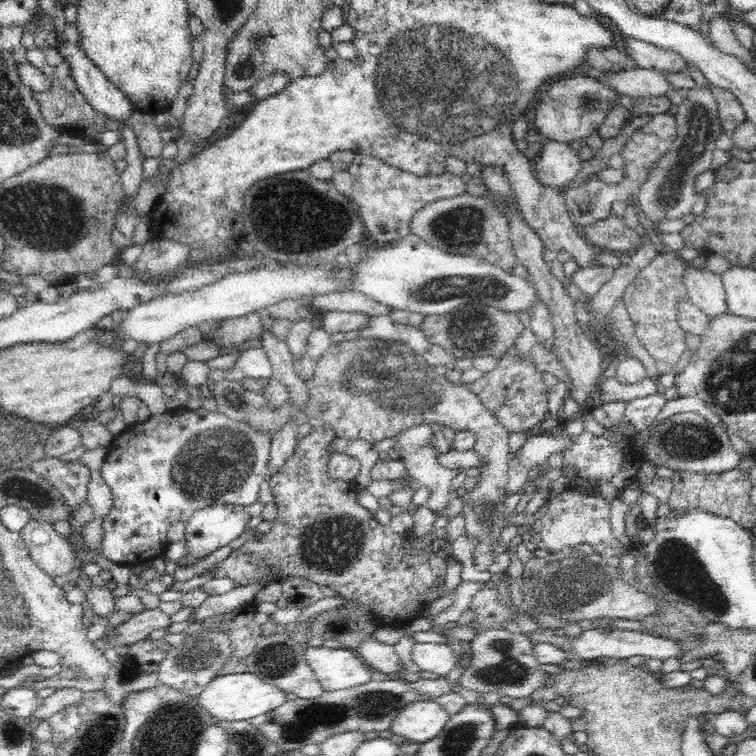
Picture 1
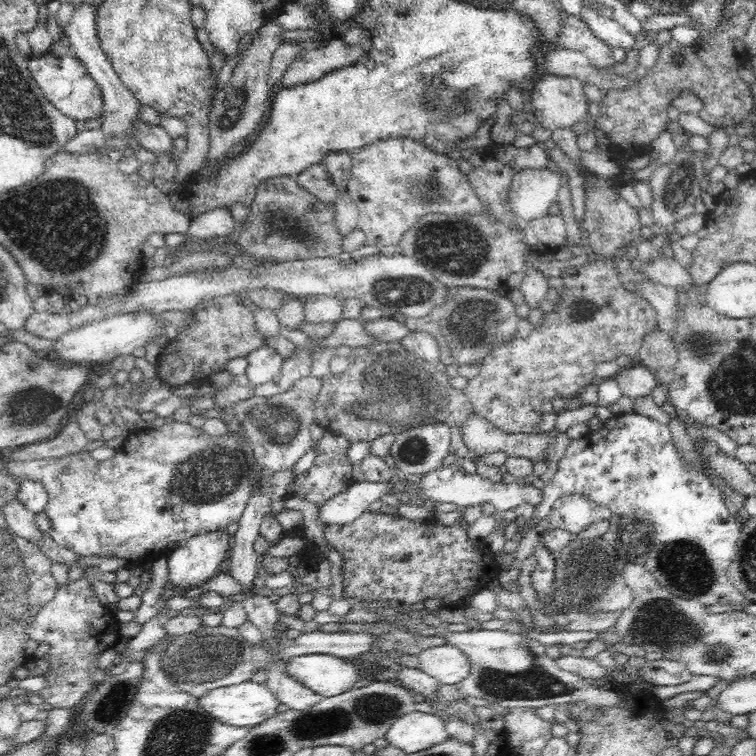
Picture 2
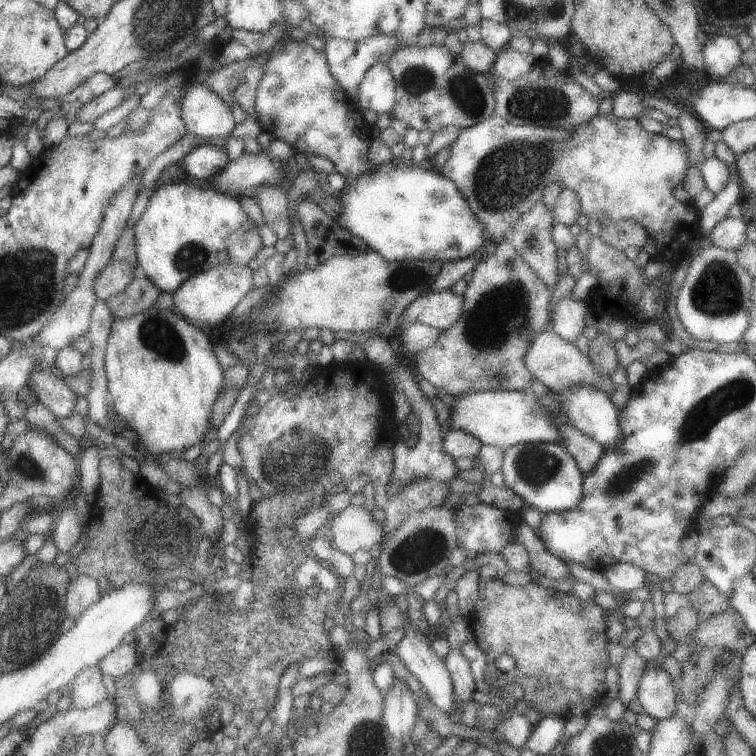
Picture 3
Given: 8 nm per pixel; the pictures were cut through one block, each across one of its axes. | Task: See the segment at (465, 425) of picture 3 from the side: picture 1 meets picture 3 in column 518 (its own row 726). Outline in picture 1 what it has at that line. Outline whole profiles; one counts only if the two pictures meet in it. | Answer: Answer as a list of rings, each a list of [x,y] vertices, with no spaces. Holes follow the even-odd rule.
[[[437,700],[416,701],[396,715],[390,730],[394,735],[422,744],[440,734],[448,720],[448,712]]]

